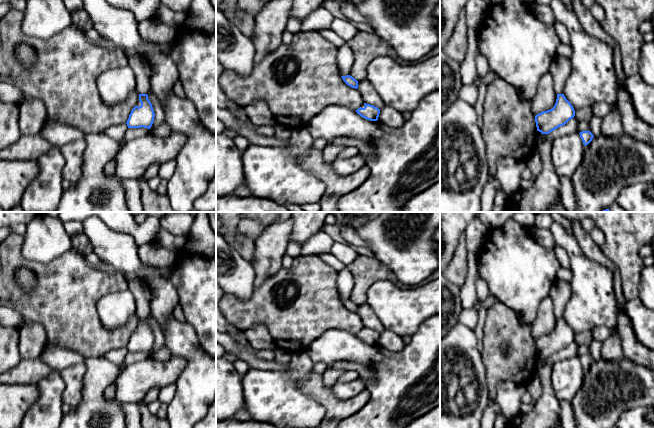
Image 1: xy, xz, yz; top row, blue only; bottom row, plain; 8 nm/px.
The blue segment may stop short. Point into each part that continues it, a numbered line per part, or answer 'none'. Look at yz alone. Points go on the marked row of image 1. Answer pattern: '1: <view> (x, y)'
1: yz (560, 67)

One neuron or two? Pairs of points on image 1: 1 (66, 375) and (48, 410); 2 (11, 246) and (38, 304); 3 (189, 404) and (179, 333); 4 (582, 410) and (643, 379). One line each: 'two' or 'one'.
1: two
2: one
3: one
4: one

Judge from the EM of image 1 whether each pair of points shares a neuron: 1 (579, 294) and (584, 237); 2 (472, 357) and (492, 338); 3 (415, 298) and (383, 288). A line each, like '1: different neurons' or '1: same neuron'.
1: different neurons
2: different neurons
3: same neuron

